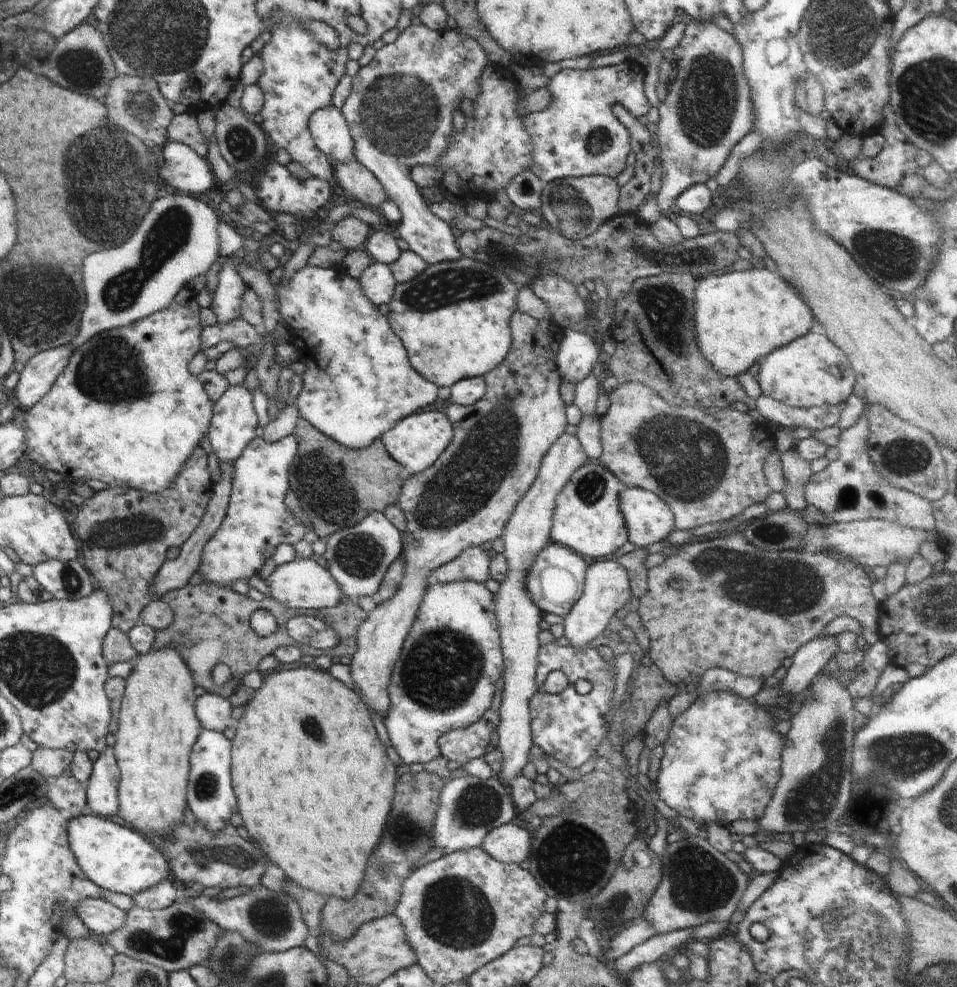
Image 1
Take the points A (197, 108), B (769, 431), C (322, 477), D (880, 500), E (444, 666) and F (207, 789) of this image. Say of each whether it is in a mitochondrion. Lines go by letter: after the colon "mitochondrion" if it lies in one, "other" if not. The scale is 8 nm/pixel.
A: other
B: other
C: mitochondrion
D: mitochondrion
E: mitochondrion
F: mitochondrion

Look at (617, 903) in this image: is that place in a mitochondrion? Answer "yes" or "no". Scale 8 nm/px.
yes

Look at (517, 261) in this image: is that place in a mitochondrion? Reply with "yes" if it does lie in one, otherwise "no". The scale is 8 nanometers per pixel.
yes

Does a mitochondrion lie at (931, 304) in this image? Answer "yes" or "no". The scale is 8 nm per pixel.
yes

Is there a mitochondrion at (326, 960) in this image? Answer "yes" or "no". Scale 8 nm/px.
no

